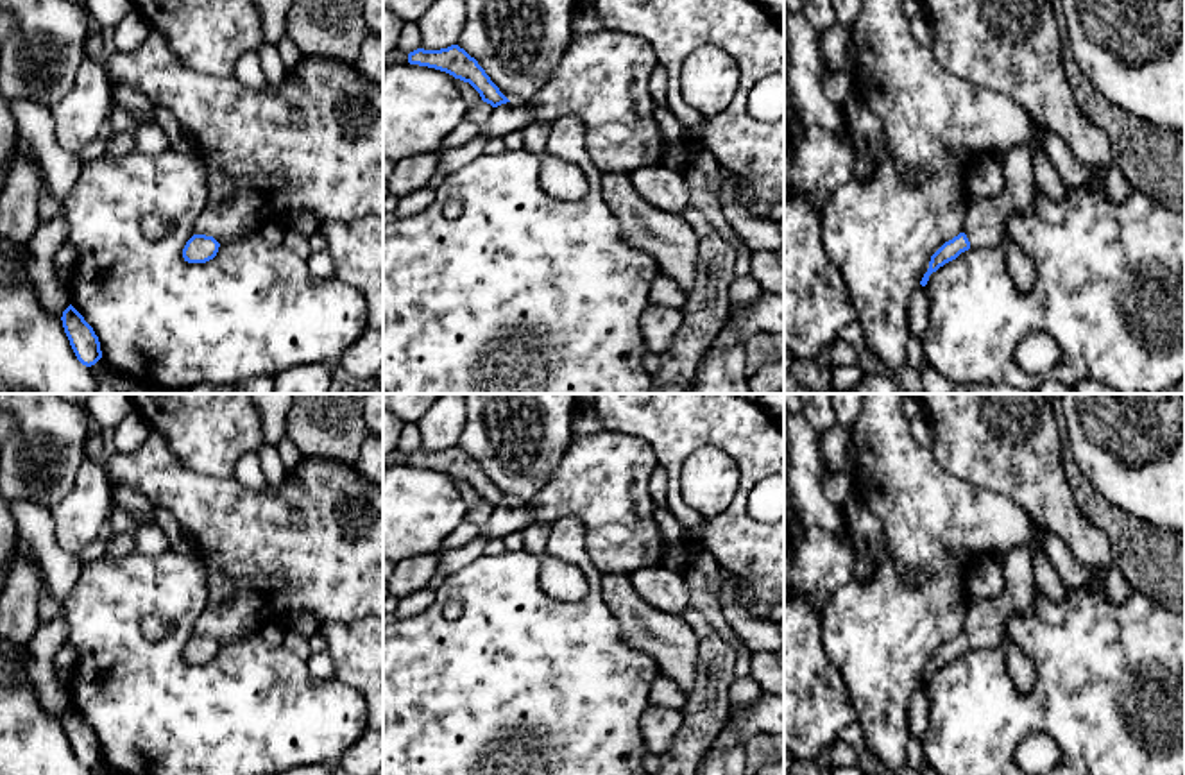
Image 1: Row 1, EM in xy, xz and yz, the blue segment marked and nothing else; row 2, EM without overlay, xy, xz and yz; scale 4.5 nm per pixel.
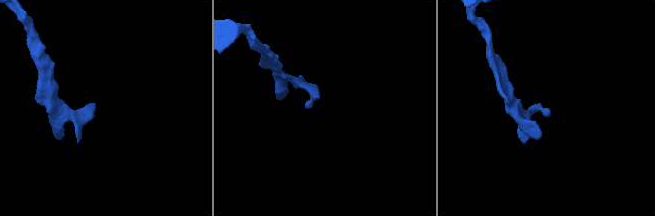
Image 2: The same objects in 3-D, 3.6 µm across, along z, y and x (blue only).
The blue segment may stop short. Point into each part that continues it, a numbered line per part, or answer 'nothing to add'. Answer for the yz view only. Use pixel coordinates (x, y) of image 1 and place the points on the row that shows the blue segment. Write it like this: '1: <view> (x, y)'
1: yz (985, 219)

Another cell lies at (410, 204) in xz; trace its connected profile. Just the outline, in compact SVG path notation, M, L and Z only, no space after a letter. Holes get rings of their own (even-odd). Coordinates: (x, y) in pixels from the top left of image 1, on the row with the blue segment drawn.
M424 186L410 195L401 197L394 213L397 218L417 215L424 211L433 202L433 199L435 190Z

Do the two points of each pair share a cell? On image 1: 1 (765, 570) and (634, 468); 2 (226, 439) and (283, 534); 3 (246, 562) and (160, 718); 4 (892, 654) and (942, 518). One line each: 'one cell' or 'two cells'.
1: two cells
2: two cells
3: two cells
4: one cell

